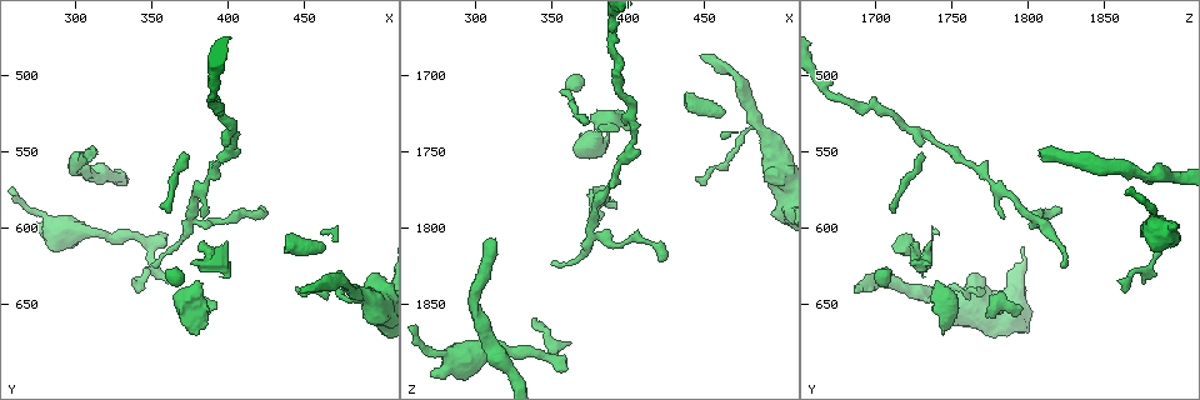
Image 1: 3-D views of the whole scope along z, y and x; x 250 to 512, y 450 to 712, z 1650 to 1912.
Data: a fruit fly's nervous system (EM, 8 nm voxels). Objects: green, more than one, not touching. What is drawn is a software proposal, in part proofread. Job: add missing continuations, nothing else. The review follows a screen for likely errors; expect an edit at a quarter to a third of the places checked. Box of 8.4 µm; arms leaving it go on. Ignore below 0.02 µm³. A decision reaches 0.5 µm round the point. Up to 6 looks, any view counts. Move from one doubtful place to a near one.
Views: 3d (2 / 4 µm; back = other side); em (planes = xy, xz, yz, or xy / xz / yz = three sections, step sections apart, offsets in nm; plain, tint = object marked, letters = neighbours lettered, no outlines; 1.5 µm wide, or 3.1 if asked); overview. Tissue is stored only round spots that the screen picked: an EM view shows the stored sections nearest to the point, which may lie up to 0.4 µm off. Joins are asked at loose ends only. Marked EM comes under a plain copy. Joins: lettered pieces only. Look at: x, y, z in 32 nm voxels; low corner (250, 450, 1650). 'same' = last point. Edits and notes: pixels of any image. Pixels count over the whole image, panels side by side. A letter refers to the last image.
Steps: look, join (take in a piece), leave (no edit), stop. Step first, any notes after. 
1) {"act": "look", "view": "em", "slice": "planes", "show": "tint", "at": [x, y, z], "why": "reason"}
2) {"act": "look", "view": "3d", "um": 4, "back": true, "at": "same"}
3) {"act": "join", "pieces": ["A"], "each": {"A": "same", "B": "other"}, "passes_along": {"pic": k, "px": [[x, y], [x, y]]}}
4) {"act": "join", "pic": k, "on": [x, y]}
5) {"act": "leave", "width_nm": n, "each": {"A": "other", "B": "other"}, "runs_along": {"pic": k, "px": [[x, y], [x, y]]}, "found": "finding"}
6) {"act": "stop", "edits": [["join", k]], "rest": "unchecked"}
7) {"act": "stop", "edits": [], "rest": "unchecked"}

{"act": "look", "view": "3d", "um": 4, "at": [312, 548, 1806], "why": "an open end"}

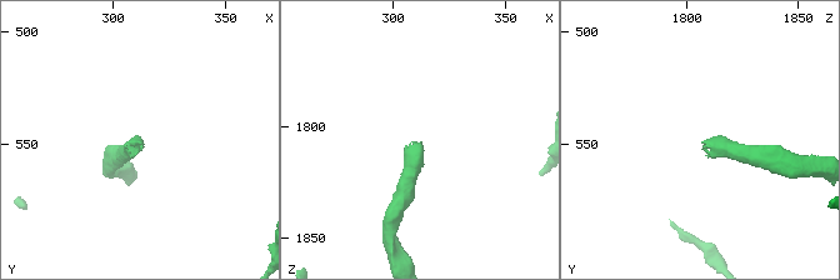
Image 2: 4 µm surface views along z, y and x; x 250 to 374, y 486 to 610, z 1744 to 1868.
{"act": "look", "view": "em", "slice": "xy", "step": 8, "show": "tint", "at": [311, 549, 1806]}

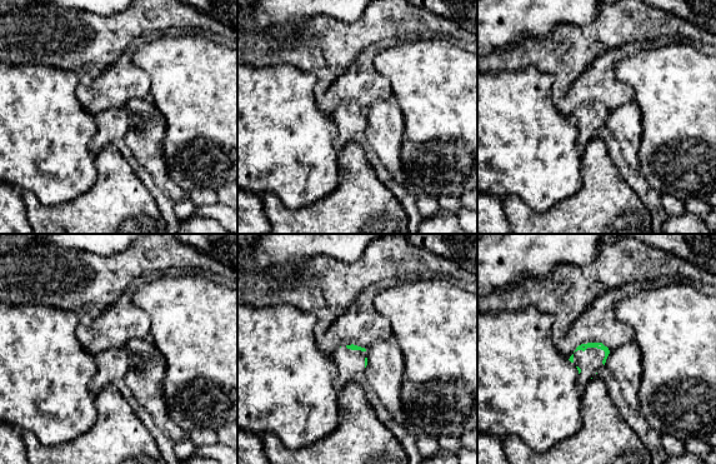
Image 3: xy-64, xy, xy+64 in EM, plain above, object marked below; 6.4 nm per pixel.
{"act": "look", "view": "em", "slice": "planes", "show": "letters", "at": "same", "why": "cut it another way"}

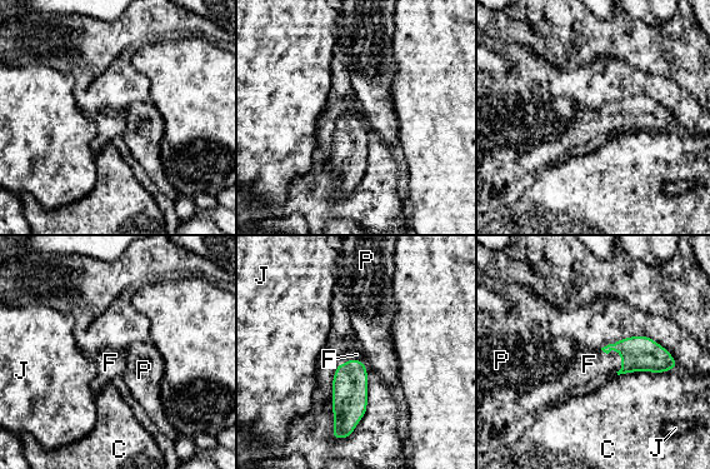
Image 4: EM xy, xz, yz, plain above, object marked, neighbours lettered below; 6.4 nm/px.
{"act": "join", "pieces": ["F"], "each": {"C": "other", "F": "same", "J": "other", "P": "other"}, "found": "the cell continues"}

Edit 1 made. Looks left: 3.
{"act": "look", "view": "3d", "um": 4, "back": true, "at": [422, 588, 1820], "why": "free end"}

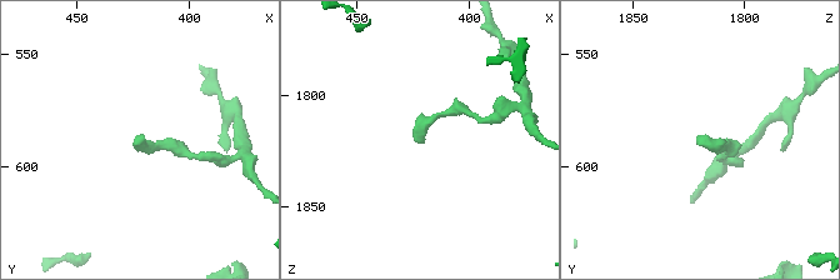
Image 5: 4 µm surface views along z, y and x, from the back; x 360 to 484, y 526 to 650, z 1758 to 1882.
{"act": "look", "view": "em", "slice": "planes", "show": "letters", "at": [421, 588, 1823], "why": "now the EM"}

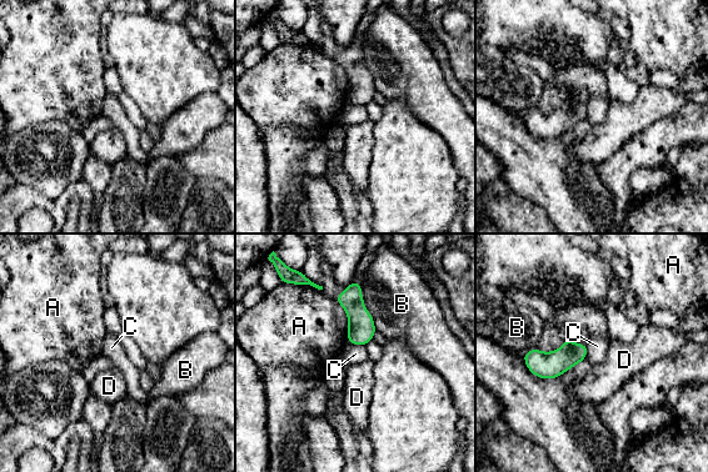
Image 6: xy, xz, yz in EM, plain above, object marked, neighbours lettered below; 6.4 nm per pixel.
{"act": "leave", "each": {"A": "other", "B": "other", "C": "other", "D": "other"}, "border": {"pic": 6, "px": [[352, 344], [364, 346]]}, "found": "none of them fits"}

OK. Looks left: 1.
{"act": "look", "view": "em", "slice": "planes", "show": "letters", "at": [356, 602, 1892], "why": "branch stops here"}

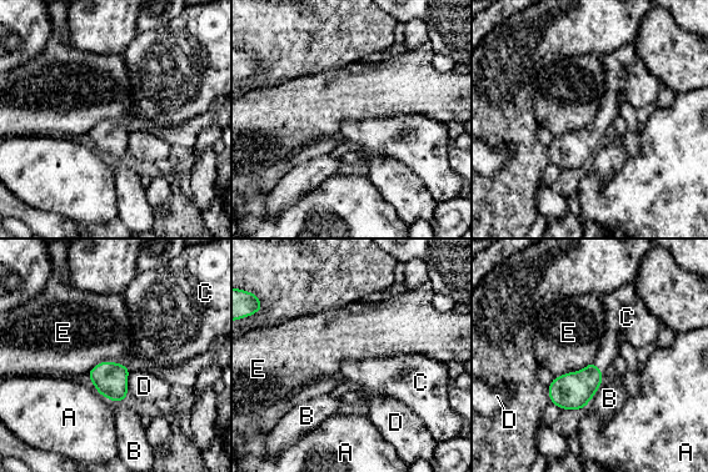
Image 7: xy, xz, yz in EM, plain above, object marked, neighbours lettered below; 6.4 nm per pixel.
{"act": "join", "pieces": ["C"], "each": {"A": "other", "B": "other", "C": "same", "D": "other", "E": "other"}, "passes_along": {"pic": 7, "px": [[574, 390], [596, 366], [614, 332]]}, "found": "it goes on there"}

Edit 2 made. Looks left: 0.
{"act": "stop", "edits": [["join", 4], ["join", 7]], "rest": "unchecked"}

